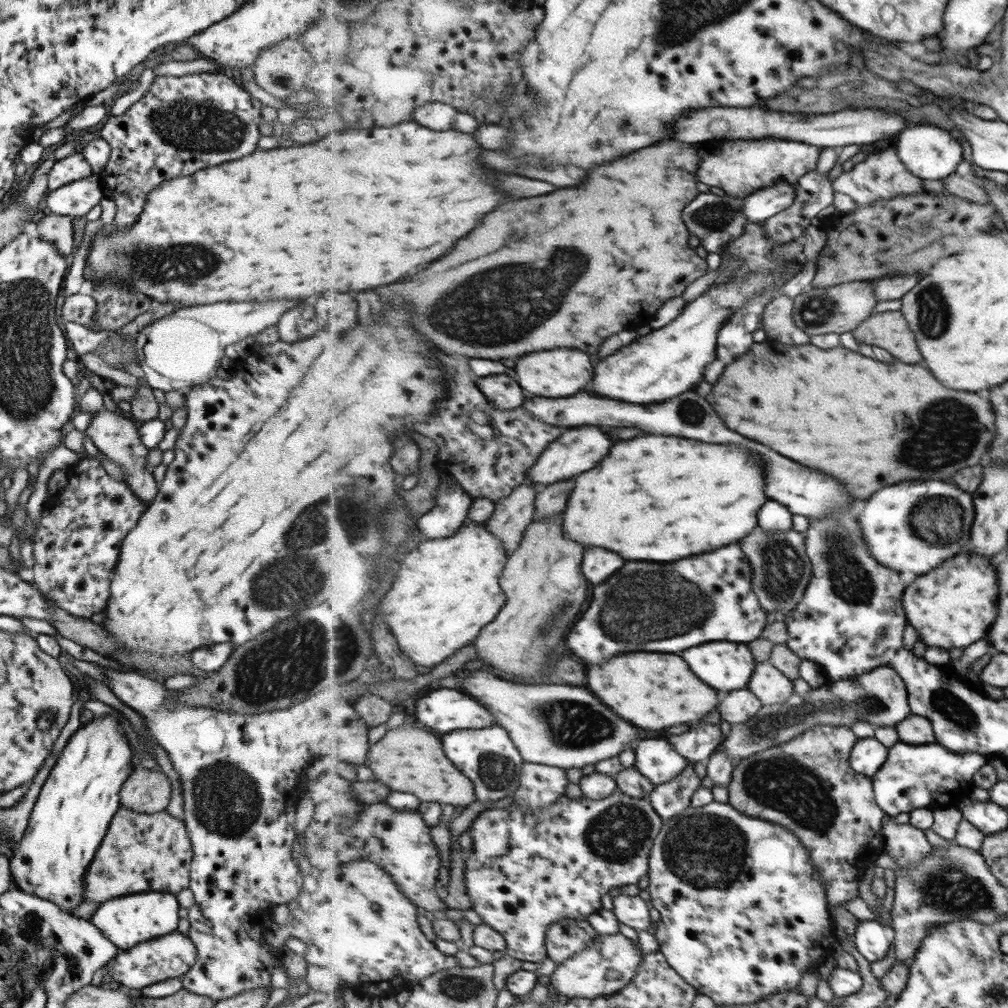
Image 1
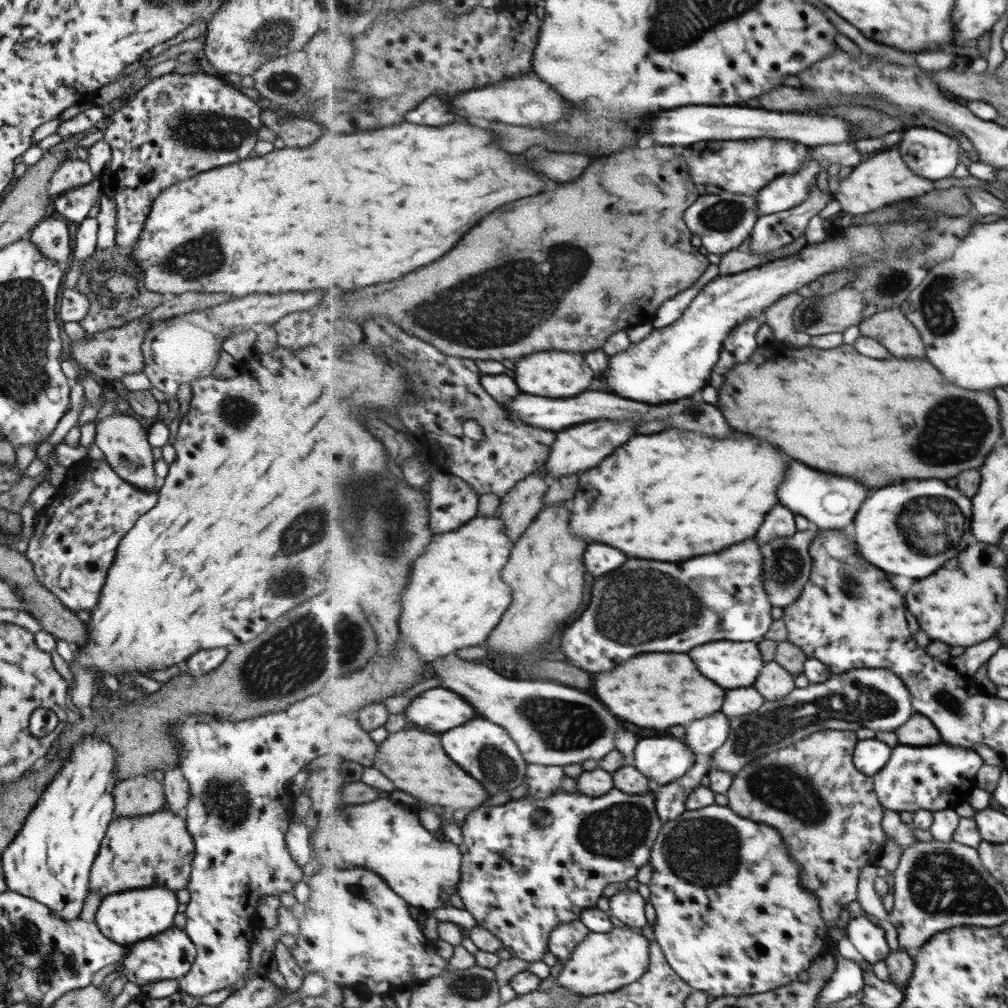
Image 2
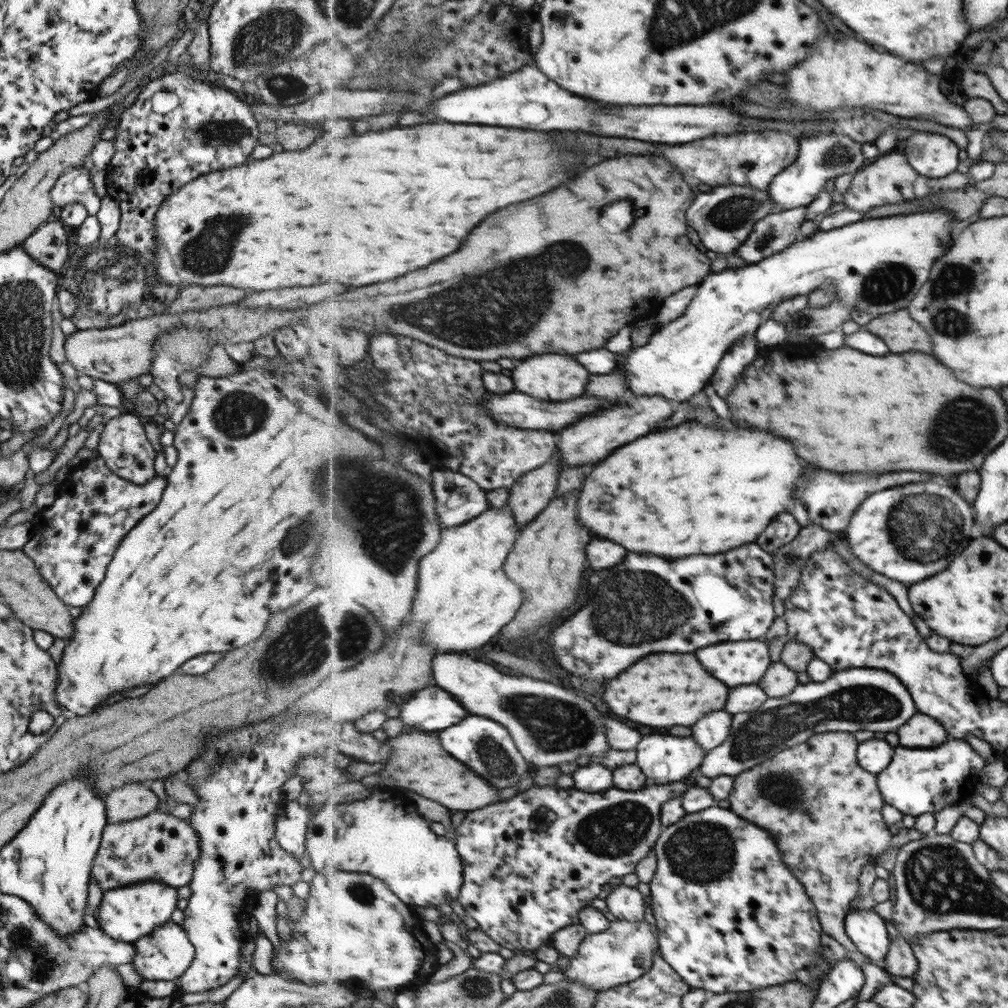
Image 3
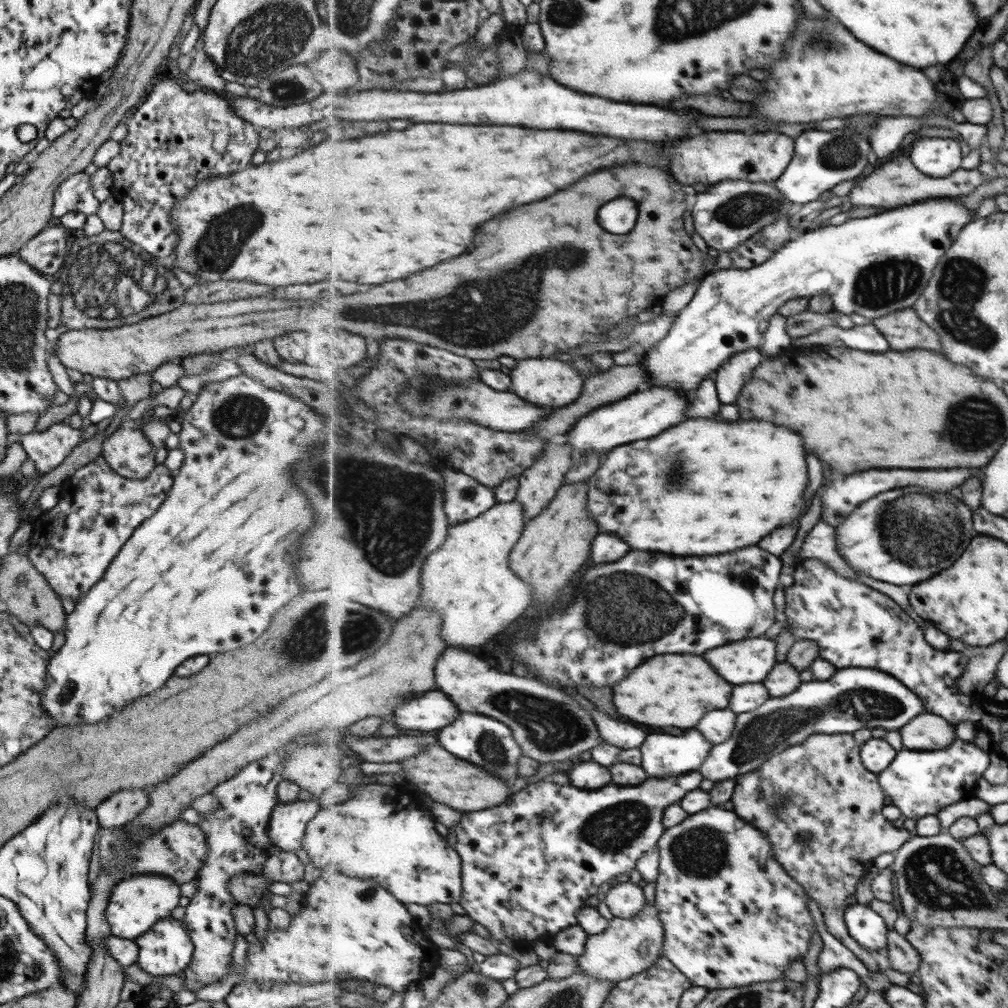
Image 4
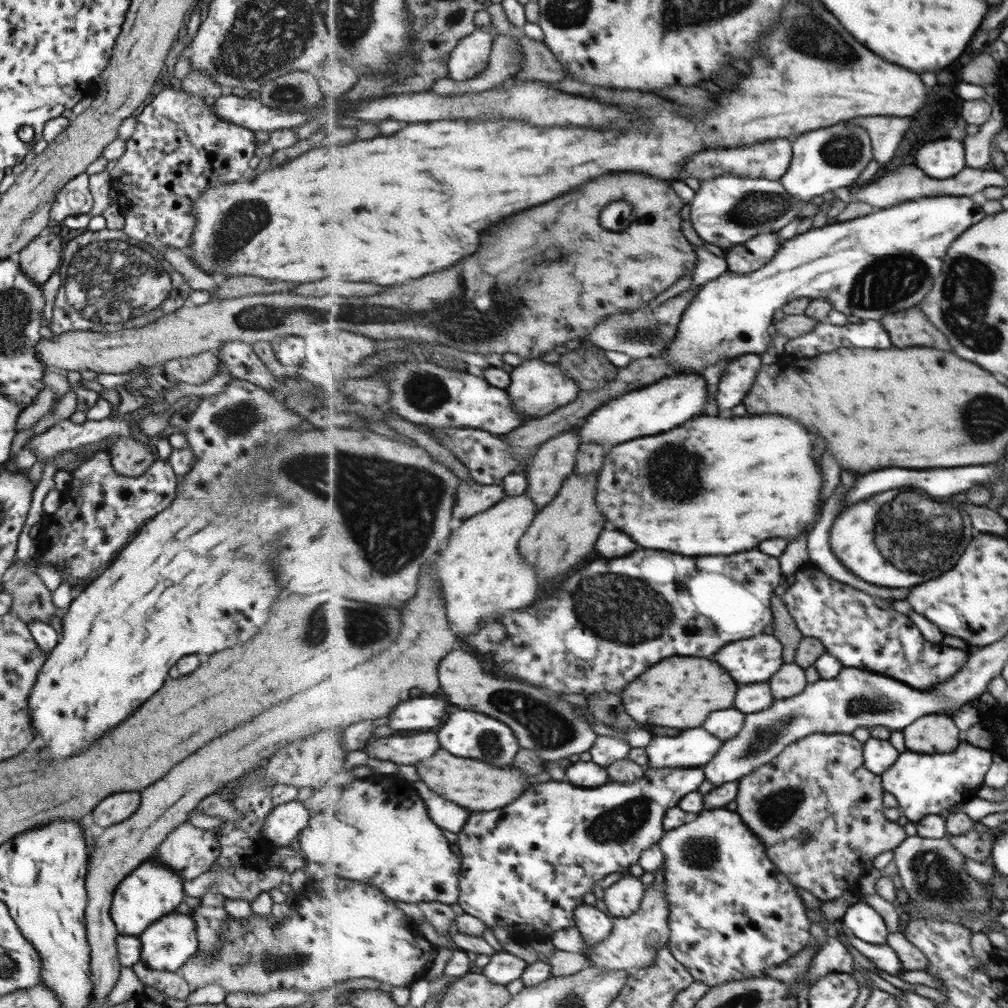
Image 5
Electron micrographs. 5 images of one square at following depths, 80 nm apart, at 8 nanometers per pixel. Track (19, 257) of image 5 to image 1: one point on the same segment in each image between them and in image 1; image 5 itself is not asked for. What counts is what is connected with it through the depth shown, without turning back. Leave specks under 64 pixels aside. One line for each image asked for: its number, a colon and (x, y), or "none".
1: (54, 228)
2: (50, 235)
3: (47, 245)
4: (44, 252)

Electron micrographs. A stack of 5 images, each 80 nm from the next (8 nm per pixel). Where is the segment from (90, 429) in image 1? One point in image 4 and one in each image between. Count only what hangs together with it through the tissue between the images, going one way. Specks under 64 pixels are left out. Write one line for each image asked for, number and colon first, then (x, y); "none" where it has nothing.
2: (122, 439)
3: (122, 445)
4: (126, 450)

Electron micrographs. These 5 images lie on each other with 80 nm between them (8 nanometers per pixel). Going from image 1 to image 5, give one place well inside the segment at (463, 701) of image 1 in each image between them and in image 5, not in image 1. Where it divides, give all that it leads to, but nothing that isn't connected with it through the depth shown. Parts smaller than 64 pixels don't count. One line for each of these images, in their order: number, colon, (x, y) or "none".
2: (439, 709)
3: (434, 709)
4: (434, 710)
5: (417, 713)

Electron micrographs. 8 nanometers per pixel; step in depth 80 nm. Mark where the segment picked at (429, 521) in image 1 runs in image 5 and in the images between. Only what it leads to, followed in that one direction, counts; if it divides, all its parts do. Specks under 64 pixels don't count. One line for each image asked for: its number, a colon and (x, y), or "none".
2: (454, 502)
3: (460, 499)
4: (466, 499)
5: (472, 498)

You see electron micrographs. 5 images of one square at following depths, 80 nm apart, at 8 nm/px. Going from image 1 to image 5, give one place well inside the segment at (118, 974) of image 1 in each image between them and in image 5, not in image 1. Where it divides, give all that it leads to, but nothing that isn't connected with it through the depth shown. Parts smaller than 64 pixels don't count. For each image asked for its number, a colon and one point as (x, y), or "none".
2: (168, 955)
3: (163, 954)
4: (165, 949)
5: (167, 943)

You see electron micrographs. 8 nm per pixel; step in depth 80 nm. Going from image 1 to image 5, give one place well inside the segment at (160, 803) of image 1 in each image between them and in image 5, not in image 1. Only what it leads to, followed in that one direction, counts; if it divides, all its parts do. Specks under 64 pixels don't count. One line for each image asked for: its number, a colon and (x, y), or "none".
2: (141, 795)
3: (132, 800)
4: (122, 806)
5: (116, 807)

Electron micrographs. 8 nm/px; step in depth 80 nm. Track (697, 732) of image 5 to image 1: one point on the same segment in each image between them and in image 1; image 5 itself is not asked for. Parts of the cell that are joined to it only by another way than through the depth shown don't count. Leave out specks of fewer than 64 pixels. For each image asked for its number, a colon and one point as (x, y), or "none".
1: (657, 760)
2: (663, 761)
3: (664, 760)
4: (664, 755)

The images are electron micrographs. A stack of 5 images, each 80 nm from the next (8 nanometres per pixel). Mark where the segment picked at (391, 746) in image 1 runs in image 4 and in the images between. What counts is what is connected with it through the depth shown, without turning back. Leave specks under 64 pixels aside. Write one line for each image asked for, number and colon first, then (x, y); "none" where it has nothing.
2: (414, 760)
3: (421, 763)
4: (449, 780)

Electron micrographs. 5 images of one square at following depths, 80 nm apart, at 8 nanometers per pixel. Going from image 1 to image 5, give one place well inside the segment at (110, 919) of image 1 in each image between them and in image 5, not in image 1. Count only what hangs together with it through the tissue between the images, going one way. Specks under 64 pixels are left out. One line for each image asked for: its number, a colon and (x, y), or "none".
2: (134, 915)
3: (127, 913)
4: (134, 905)
5: (150, 891)

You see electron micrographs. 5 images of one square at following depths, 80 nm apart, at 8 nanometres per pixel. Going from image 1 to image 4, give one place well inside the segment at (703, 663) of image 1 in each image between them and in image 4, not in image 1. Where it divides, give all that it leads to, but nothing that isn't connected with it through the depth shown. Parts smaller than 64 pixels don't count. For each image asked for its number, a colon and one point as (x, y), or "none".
2: (731, 664)
3: (745, 662)
4: (752, 660)

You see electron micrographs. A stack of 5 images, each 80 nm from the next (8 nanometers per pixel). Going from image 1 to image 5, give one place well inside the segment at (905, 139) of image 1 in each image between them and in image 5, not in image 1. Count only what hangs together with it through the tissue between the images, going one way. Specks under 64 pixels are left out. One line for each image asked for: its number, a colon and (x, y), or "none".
2: (932, 154)
3: (933, 155)
4: (937, 157)
5: (944, 158)

